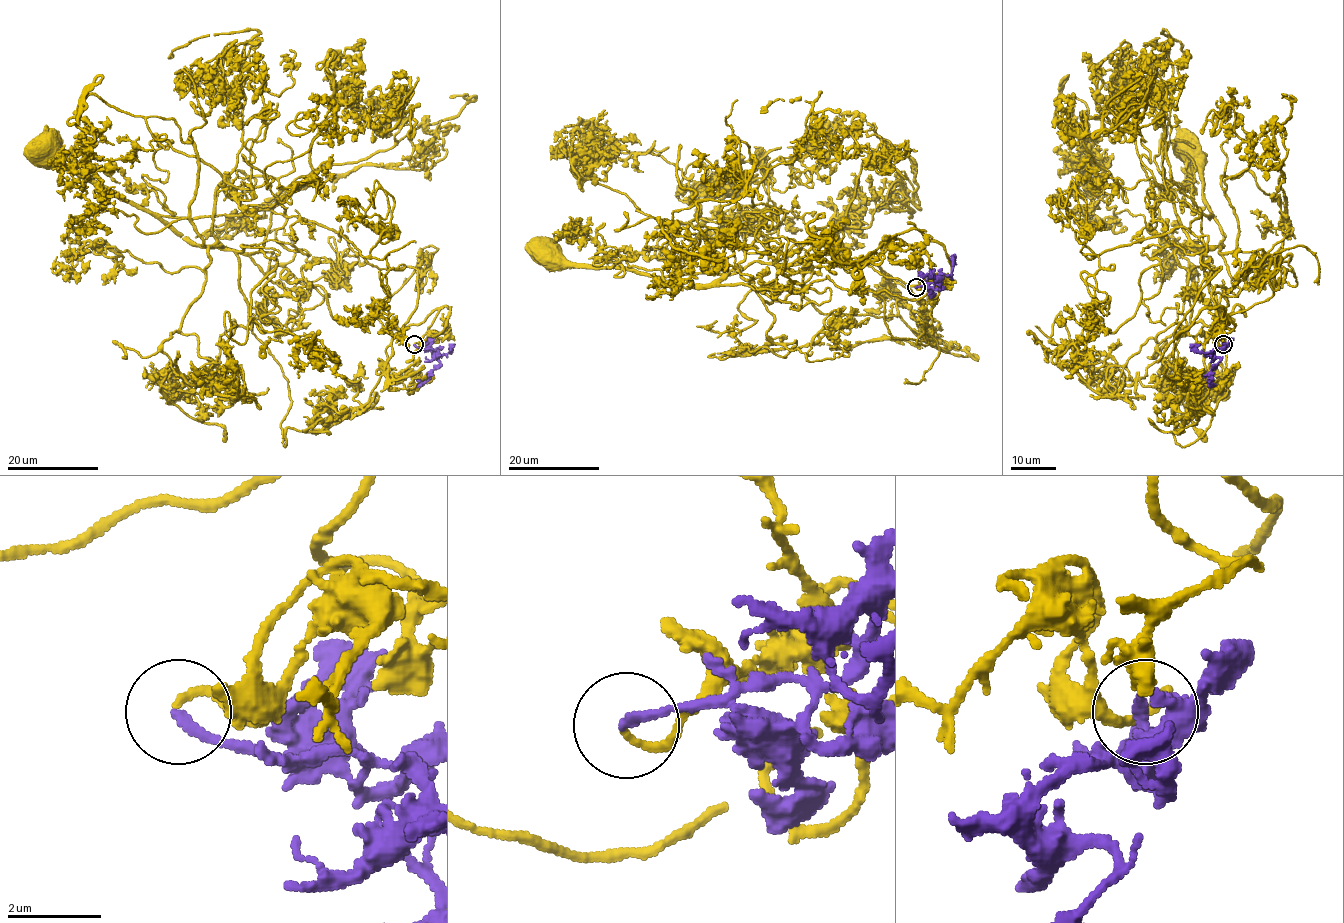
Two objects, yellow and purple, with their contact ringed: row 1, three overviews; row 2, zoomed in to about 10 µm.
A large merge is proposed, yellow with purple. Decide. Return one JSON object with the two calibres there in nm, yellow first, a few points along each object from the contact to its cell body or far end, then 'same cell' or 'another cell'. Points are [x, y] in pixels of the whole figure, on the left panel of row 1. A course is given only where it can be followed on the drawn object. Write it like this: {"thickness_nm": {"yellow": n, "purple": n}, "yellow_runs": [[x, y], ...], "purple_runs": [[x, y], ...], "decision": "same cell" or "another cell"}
{"thickness_nm": {"yellow": 160, "purple": 190}, "yellow_runs": [[414, 344], [447, 333], [437, 309], [335, 320], [218, 247], [308, 254], [281, 214], [154, 216], [39, 148]], "purple_runs": [[414, 345], [434, 349], [438, 354], [434, 357], [439, 363], [432, 374], [417, 386]], "decision": "same cell"}

